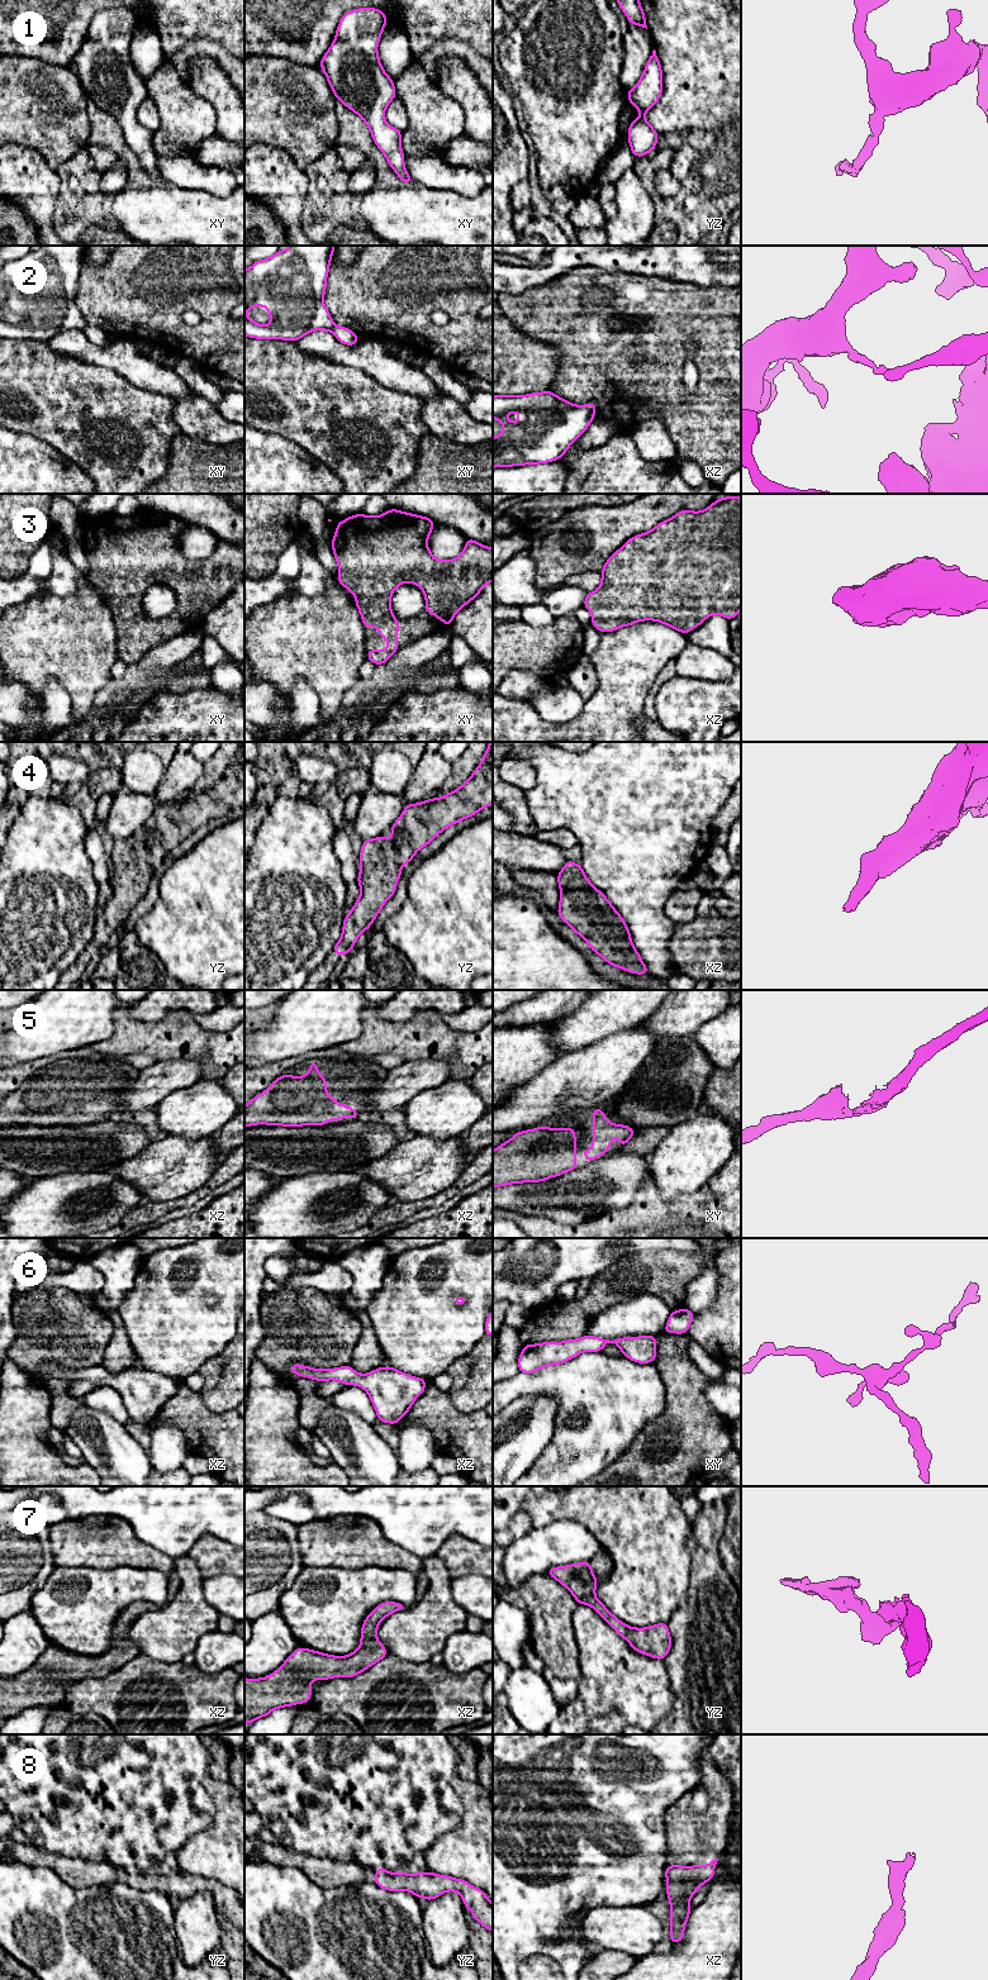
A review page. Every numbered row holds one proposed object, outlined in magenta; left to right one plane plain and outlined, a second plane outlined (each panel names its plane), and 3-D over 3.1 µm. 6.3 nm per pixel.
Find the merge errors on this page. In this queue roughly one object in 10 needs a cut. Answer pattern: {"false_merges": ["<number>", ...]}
{"false_merges": []}

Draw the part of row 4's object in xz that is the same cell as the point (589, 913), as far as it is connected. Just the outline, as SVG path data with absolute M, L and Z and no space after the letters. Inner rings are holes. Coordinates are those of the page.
M569 861L557 874L557 914L605 962L631 974L650 974L635 948L623 918L605 895L594 887L581 865Z

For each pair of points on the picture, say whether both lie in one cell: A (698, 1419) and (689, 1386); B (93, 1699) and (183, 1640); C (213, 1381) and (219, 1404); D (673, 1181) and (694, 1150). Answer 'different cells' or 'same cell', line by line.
A: same cell
B: different cells
C: same cell
D: same cell

